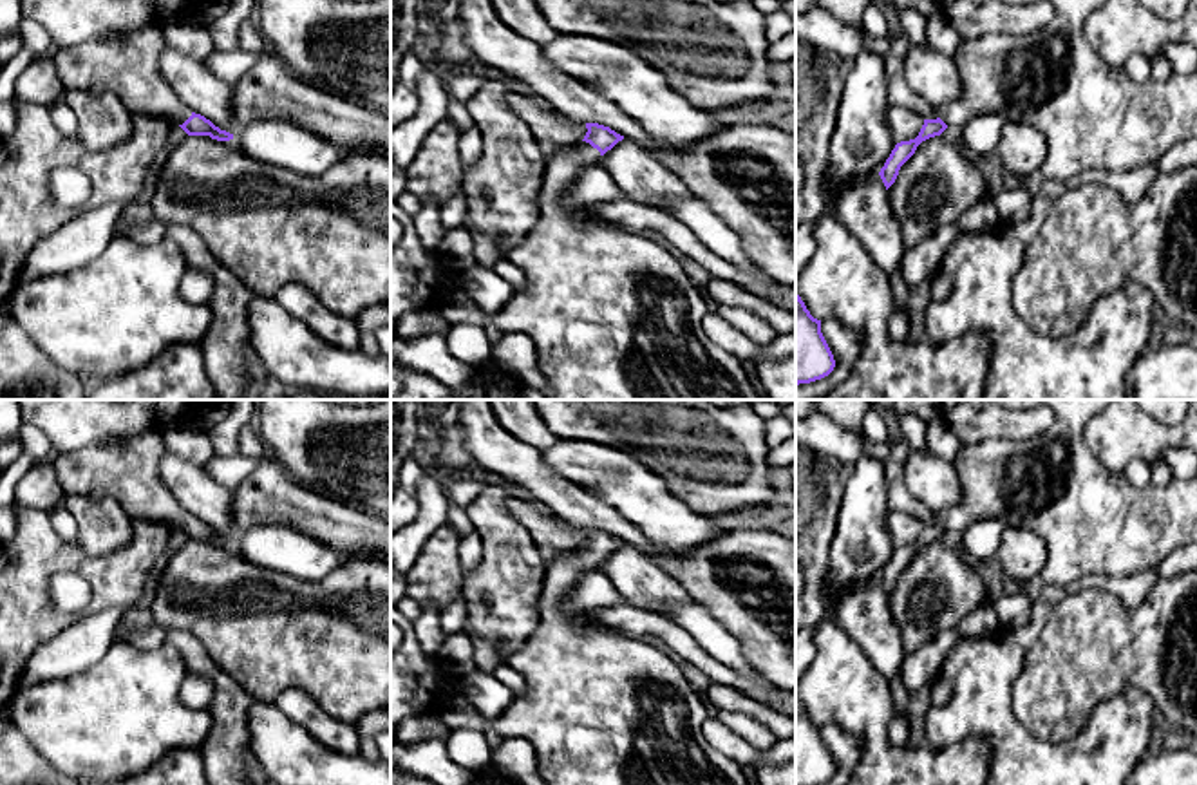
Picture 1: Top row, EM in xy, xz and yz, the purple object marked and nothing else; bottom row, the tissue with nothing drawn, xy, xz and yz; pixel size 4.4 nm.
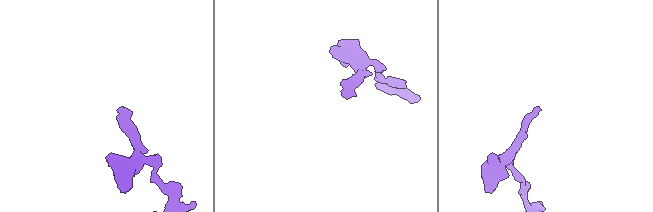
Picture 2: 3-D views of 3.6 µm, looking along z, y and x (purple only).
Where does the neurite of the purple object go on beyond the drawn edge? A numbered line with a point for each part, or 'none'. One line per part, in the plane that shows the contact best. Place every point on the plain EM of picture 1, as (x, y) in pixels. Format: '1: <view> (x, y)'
1: xz (601, 708)

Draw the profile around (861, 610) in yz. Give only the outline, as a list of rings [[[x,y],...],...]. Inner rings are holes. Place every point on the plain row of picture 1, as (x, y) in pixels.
[[[879,579],[830,591],[823,604],[826,619],[866,653],[879,675],[888,682],[900,675],[908,653]]]

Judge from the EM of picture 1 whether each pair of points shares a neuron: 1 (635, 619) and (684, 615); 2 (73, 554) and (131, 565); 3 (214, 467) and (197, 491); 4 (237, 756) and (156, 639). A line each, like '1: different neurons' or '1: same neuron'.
1: different neurons
2: same neuron
3: different neurons
4: different neurons

